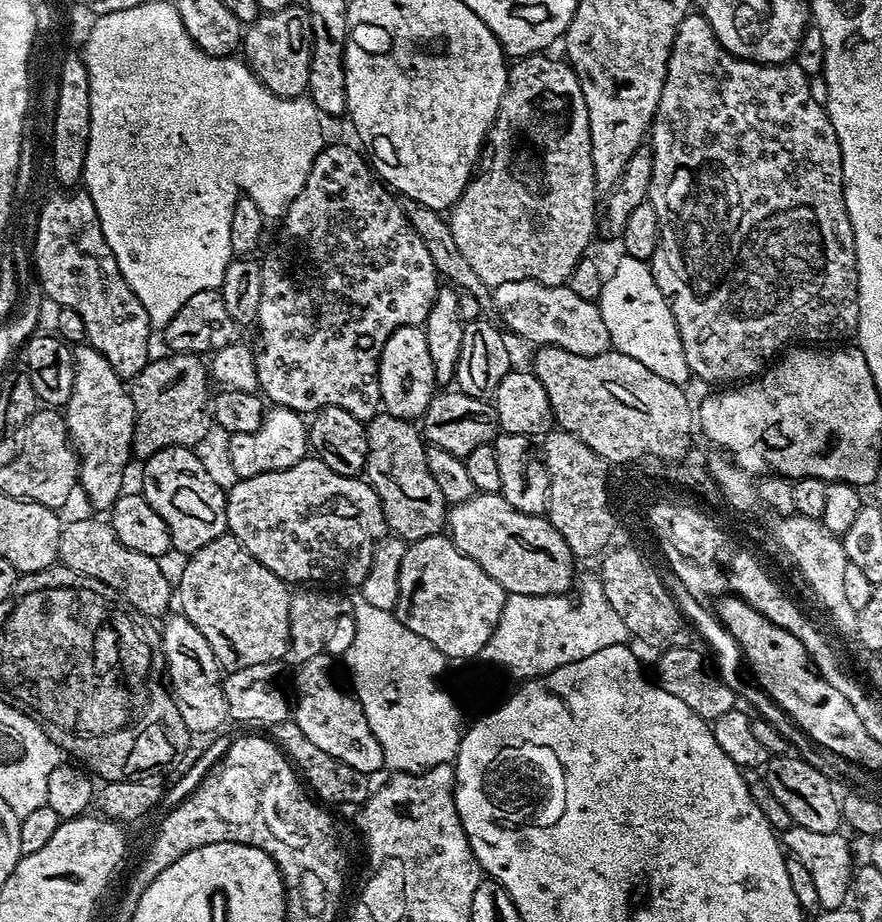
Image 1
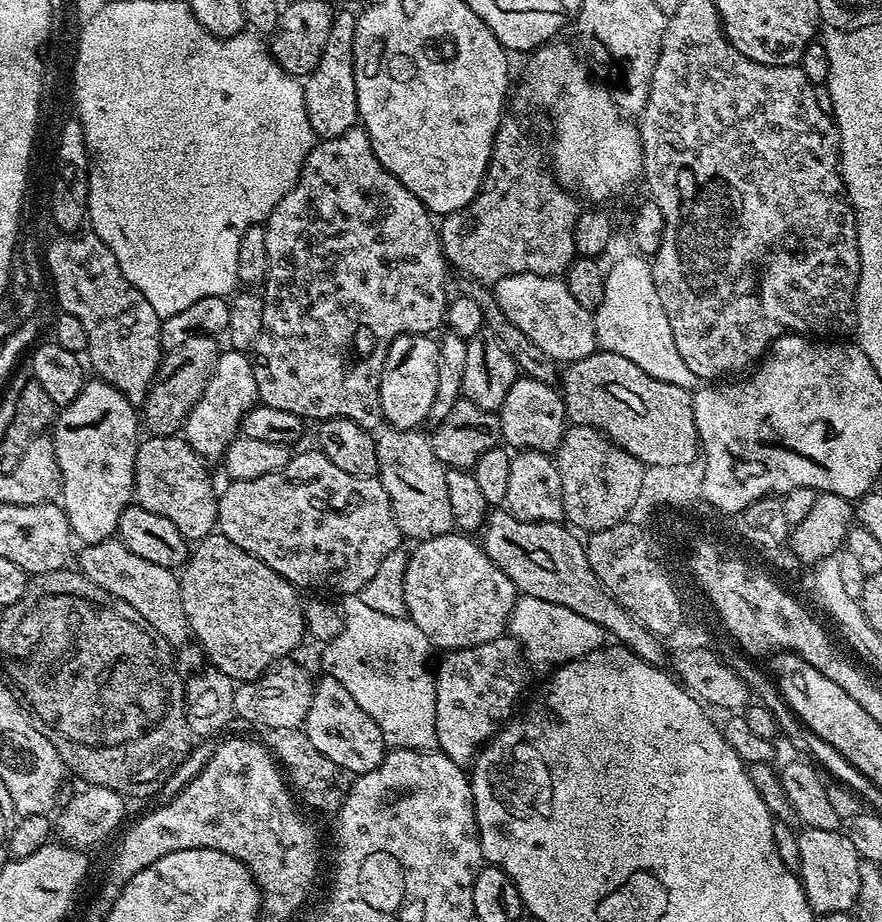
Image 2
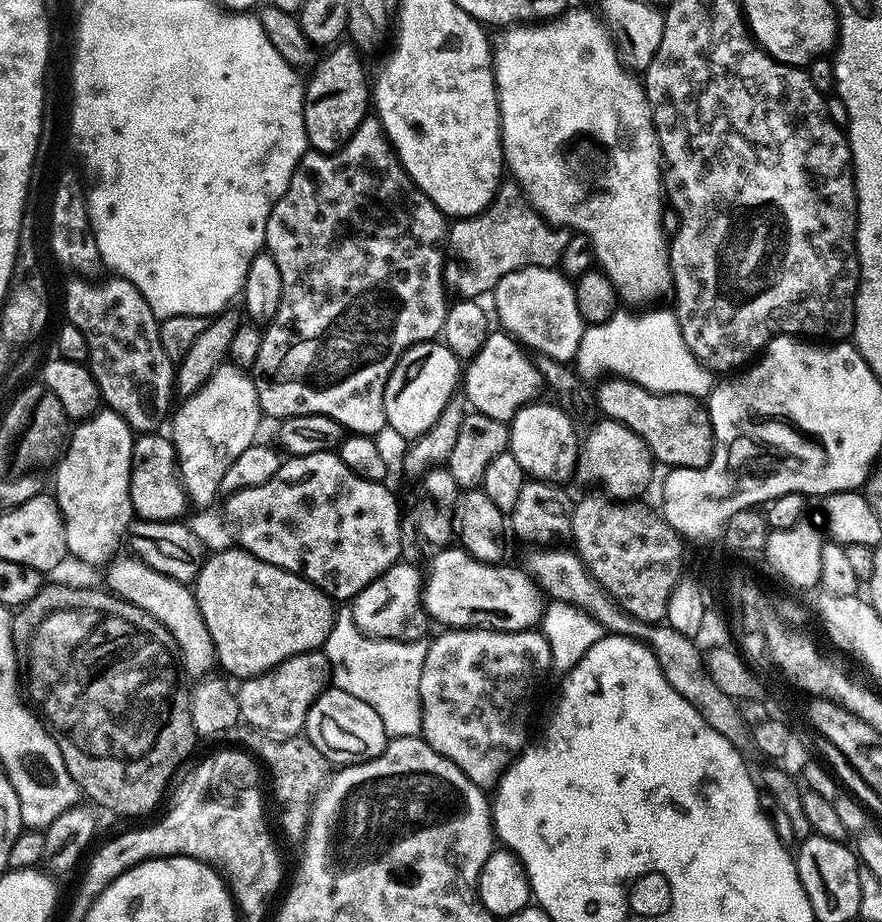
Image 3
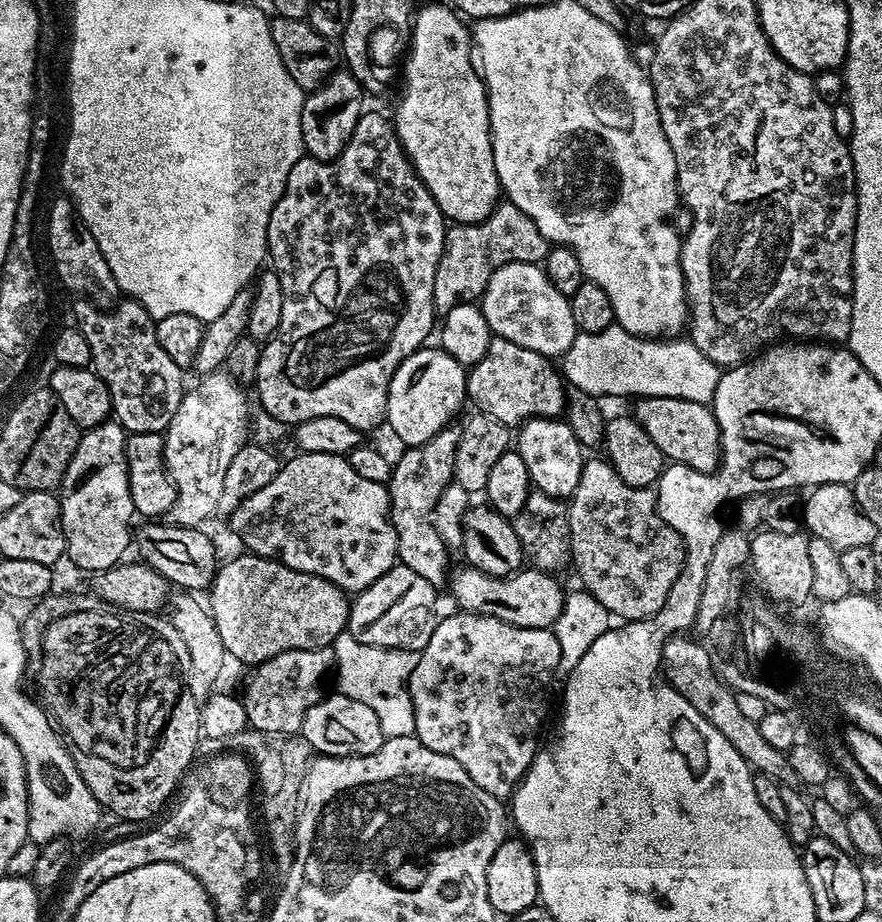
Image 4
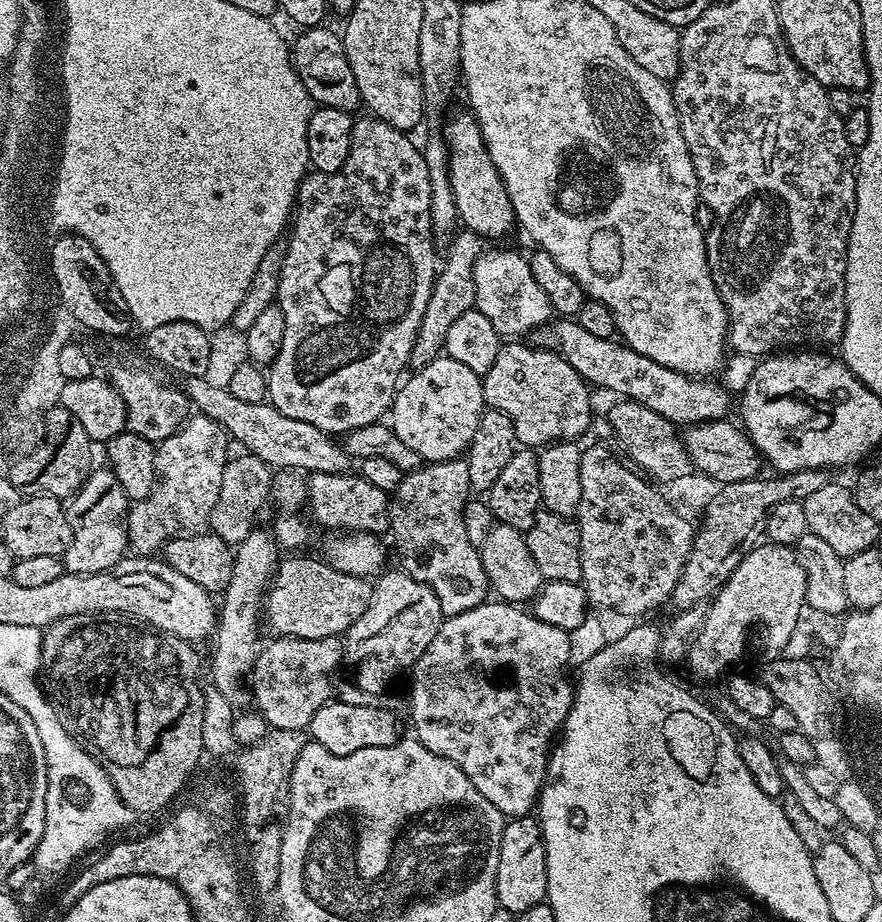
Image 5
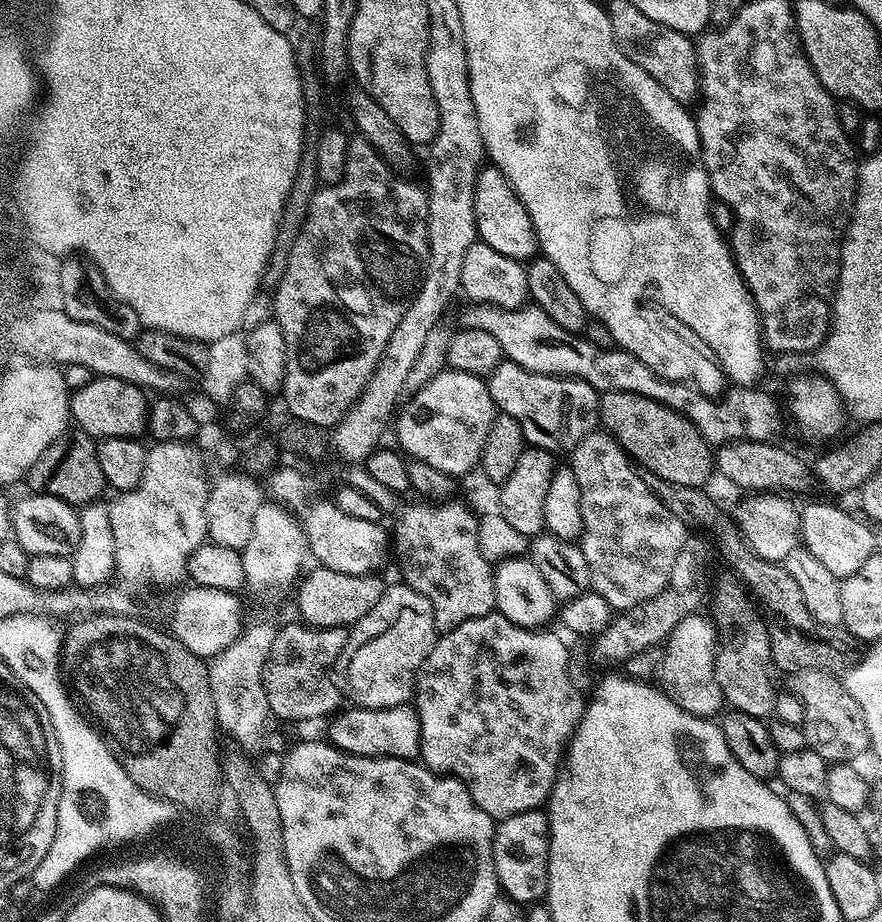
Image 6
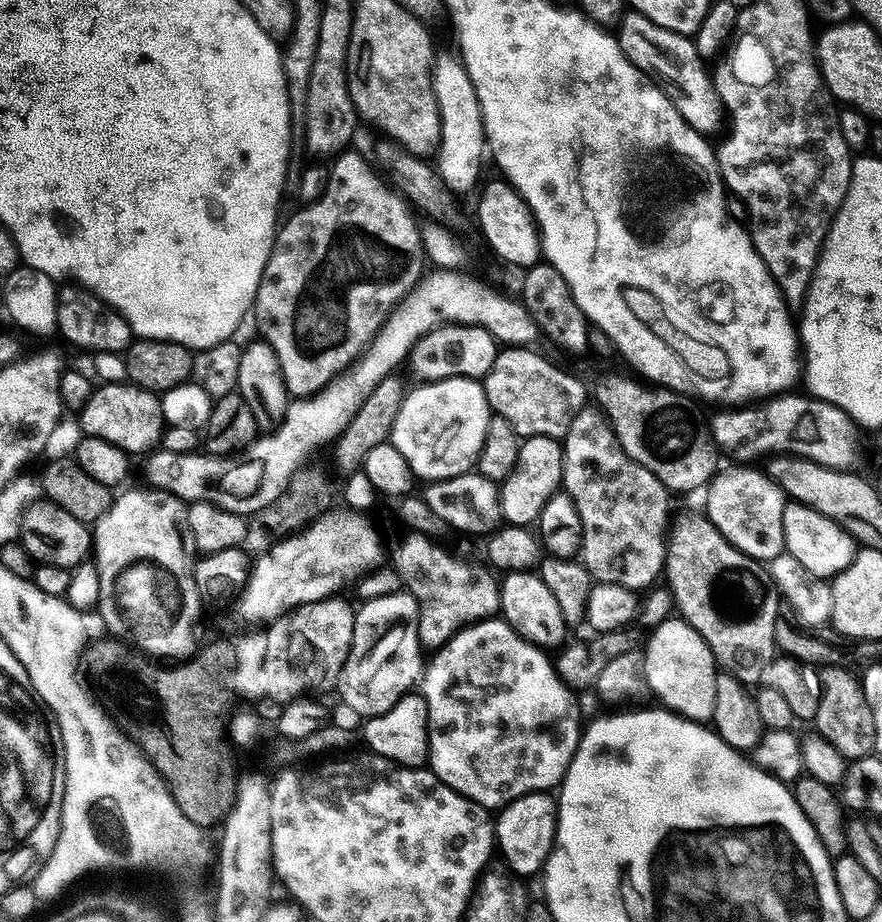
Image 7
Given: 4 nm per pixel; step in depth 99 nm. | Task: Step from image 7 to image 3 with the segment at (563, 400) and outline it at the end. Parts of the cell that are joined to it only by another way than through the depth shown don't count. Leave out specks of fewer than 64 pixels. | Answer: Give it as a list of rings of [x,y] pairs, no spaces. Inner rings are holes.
[[[489,331],[482,350],[467,361],[462,372],[462,392],[475,411],[508,422],[522,405],[539,397],[536,395],[542,392],[542,381],[533,357],[508,332],[497,331]]]

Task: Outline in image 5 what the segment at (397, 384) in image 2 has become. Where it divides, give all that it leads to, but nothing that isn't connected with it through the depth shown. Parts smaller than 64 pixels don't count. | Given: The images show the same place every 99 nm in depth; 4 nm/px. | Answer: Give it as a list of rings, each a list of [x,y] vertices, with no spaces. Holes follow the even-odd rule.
[[[441,354],[434,362],[415,369],[412,377],[405,379],[396,389],[396,395],[390,409],[390,427],[396,436],[420,455],[421,461],[455,460],[467,453],[470,442],[474,438],[474,430],[478,430],[480,416],[486,411],[484,402],[484,381],[470,366],[462,366],[462,362],[454,362],[447,354]]]

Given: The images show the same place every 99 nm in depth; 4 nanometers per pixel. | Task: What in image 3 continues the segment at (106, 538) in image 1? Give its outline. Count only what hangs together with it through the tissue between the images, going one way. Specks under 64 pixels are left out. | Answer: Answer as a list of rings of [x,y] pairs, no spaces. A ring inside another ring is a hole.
[[[120,554],[109,560],[103,569],[104,580],[108,583],[105,584],[107,591],[119,600],[138,606],[138,610],[150,614],[158,623],[166,626],[170,638],[174,638],[176,643],[183,671],[187,675],[189,672],[196,676],[195,678],[207,677],[217,663],[216,647],[210,638],[210,630],[206,630],[206,618],[202,618],[202,610],[198,610],[195,591],[185,581],[158,574],[158,570],[146,566],[146,562],[137,560],[135,555],[124,555]]]

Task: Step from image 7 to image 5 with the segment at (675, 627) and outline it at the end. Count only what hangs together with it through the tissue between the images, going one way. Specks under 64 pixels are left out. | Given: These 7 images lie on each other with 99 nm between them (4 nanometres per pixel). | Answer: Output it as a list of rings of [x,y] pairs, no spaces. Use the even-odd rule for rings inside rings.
[[[771,542],[758,543],[746,553],[729,580],[717,590],[707,605],[702,630],[694,646],[690,646],[686,667],[700,680],[723,677],[731,664],[739,662],[744,643],[748,640],[748,627],[755,620],[768,620],[776,644],[783,646],[797,625],[798,610],[806,603],[805,590],[806,570],[802,570],[798,562],[795,547]]]

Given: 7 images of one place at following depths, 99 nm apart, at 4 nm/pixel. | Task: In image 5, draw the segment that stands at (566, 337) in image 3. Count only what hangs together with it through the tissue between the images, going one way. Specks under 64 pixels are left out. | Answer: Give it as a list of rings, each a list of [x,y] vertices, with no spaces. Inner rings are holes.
[[[486,250],[474,266],[475,309],[484,314],[501,337],[518,338],[520,334],[529,335],[541,325],[549,323],[552,311],[549,299],[539,289],[530,271],[528,259],[508,250]]]

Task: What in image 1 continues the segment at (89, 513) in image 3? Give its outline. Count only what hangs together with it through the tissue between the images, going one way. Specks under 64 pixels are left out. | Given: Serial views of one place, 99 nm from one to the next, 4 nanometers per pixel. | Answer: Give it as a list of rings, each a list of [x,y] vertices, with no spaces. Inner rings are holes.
[[[85,342],[72,348],[74,362],[74,390],[62,415],[68,427],[68,439],[76,449],[80,461],[78,488],[96,508],[111,509],[114,501],[125,491],[124,471],[132,456],[132,435],[134,434],[134,402],[125,381]]]

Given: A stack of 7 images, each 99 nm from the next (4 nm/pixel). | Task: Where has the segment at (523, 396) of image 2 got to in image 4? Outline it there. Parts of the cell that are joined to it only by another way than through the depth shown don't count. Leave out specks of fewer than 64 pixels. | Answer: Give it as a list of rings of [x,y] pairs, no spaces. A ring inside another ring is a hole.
[[[536,416],[533,420],[525,420],[515,433],[514,451],[522,454],[522,462],[526,462],[535,491],[552,496],[555,500],[567,501],[574,490],[578,490],[586,449],[580,445],[578,438],[574,438],[574,430],[567,419]]]

